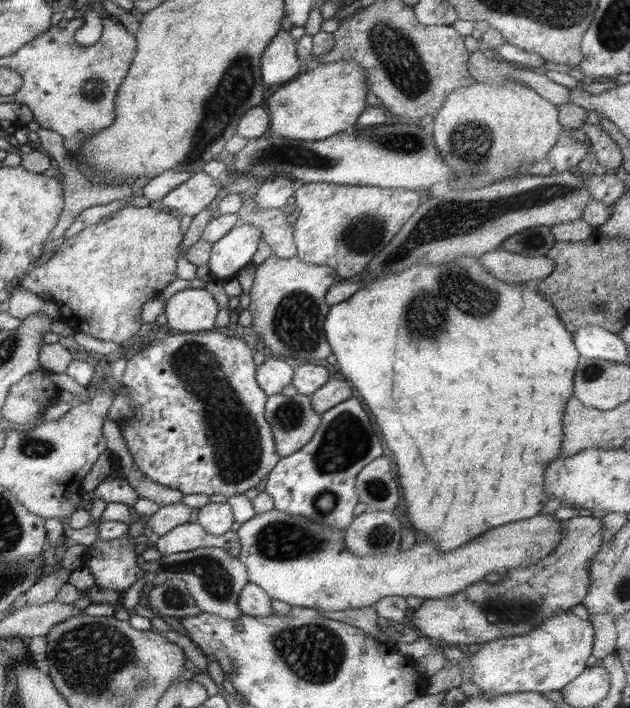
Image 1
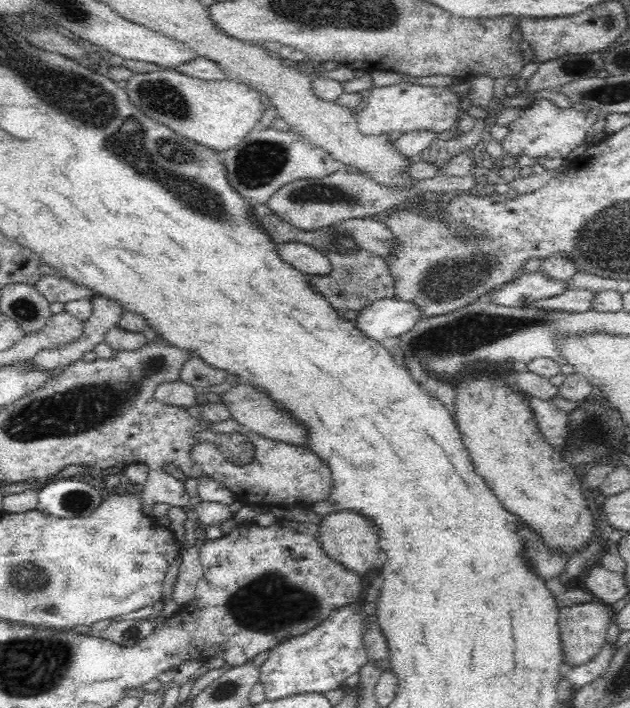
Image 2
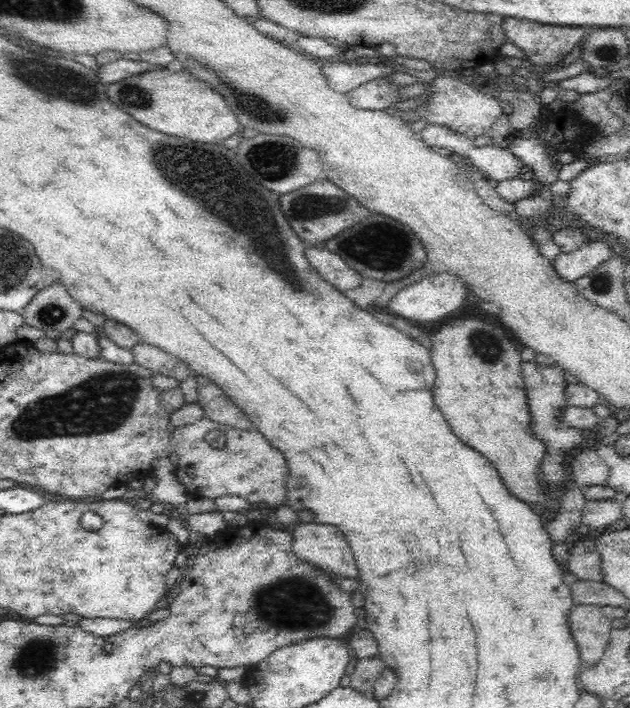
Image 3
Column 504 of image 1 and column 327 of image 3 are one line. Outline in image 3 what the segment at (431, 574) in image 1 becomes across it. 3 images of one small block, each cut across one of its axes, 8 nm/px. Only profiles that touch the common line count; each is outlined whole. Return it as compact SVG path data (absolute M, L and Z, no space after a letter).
M299 522L292 532L292 551L298 559L327 573L356 578L356 564L339 528L332 524Z

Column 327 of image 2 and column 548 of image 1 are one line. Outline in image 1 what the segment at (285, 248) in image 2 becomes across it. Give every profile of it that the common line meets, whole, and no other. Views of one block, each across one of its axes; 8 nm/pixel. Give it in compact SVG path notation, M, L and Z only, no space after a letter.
M495 249L477 258L481 269L489 271L495 279L505 283L524 283L535 280L538 283L553 270L553 260L543 256L523 256L505 249Z

